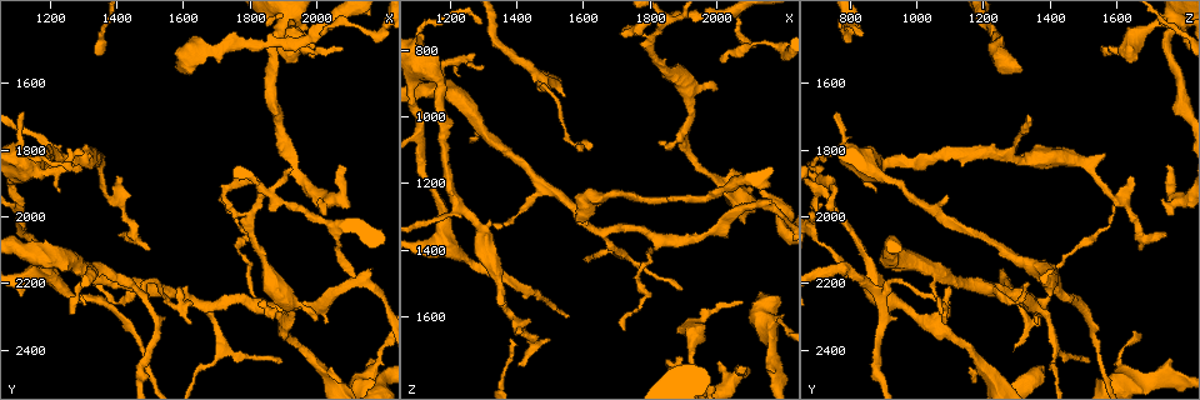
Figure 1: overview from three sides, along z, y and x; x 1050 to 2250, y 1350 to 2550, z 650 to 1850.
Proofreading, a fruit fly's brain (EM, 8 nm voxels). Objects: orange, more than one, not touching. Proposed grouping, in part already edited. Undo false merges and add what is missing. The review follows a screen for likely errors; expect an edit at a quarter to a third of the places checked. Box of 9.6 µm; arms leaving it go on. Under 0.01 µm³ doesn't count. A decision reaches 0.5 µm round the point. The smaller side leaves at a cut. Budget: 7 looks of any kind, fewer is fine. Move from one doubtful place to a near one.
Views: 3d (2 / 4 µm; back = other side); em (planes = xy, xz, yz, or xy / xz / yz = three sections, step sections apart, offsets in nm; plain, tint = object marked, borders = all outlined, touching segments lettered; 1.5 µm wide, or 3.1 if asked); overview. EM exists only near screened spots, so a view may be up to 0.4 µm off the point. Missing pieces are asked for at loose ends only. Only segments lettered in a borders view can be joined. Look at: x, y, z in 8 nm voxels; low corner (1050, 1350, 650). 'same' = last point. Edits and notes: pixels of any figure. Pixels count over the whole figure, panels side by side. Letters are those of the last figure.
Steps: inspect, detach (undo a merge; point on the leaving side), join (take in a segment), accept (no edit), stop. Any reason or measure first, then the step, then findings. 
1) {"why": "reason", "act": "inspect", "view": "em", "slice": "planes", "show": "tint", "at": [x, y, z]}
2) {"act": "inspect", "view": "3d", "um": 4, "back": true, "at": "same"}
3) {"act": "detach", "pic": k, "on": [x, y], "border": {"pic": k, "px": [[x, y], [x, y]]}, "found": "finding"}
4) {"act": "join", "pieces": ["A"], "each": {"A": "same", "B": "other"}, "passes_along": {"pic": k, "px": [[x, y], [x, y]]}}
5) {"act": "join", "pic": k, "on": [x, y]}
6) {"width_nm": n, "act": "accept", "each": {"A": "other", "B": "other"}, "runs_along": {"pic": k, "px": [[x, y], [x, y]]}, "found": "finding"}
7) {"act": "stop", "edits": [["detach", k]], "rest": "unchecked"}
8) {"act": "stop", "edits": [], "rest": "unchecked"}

{"why": "thin end", "act": "inspect", "view": "em", "slice": "xz", "step": 8, "show": "borders", "at": [2080, 1500, 1550]}

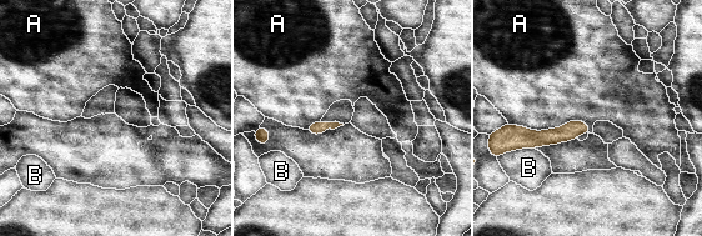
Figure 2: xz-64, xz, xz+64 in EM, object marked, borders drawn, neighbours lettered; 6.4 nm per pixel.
{"act": "accept", "each": {"A": "other", "B": "other"}, "found": "no lettered segment goes on from it"}

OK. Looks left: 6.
{"why": "branch stops here", "act": "inspect", "view": "3d", "um": 2, "at": [1360, 1810, 1570]}

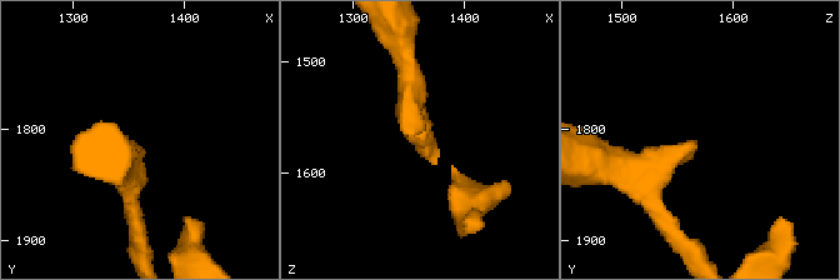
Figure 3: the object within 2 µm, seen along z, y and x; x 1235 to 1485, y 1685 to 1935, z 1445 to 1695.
{"why": "now the EM", "act": "inspect", "view": "em", "slice": "planes", "show": "borders", "at": [1354, 1810, 1564]}

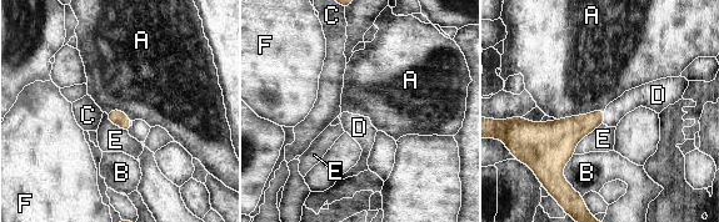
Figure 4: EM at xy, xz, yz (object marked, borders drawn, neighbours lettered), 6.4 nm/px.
{"act": "join", "pieces": ["D"], "each": {"A": "other", "B": "other", "C": "other", "D": "same", "E": "other", "F": "other"}, "passes_along": {"pic": 4, "px": [[569, 131], [604, 117], [635, 97]]}, "found": "it goes on there"}

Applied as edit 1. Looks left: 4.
{"why": "see it whole again", "act": "inspect", "view": "overview"}

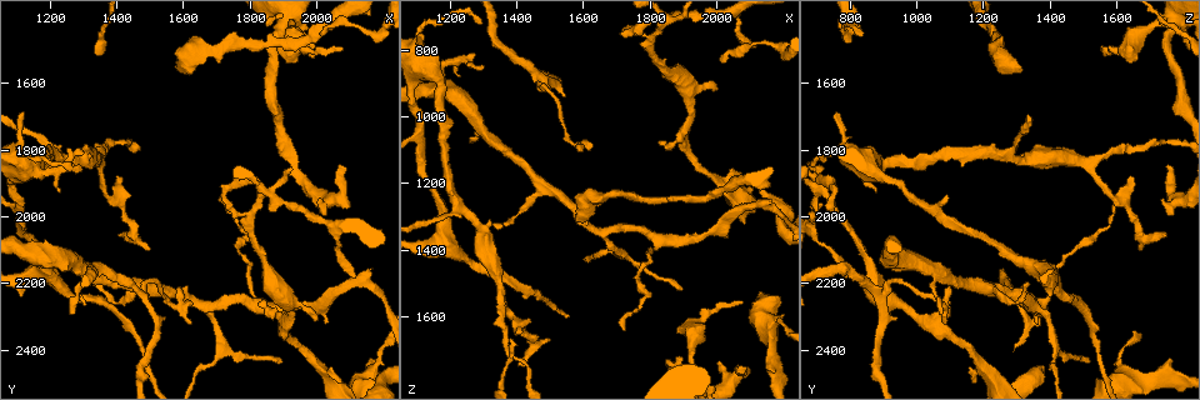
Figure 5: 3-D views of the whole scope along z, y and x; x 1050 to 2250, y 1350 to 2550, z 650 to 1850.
{"why": "an open end", "act": "inspect", "view": "em", "slice": "planes", "show": "tint", "at": [1580, 2210, 1100]}

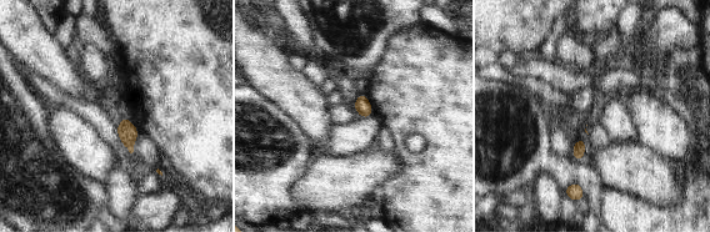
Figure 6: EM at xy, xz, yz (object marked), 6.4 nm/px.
{"act": "inspect", "view": "em", "slice": "planes", "show": "borders", "at": "same"}

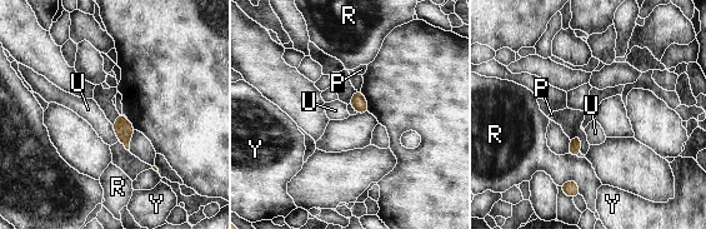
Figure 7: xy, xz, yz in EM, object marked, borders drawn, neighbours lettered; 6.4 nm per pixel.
{"act": "accept", "each": {"P": "other", "R": "other", "U": "other", "Y": "other"}, "border": {"pic": 7, "px": [[111, 125], [119, 140]]}, "found": "none of them fits"}

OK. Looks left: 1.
{"act": "stop", "edits": [["join", 4]], "rest": "unchecked"}

